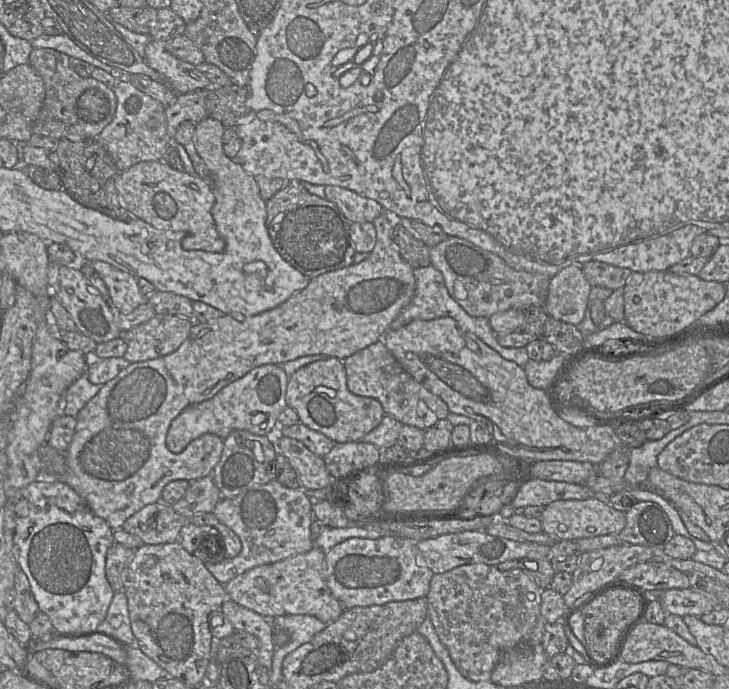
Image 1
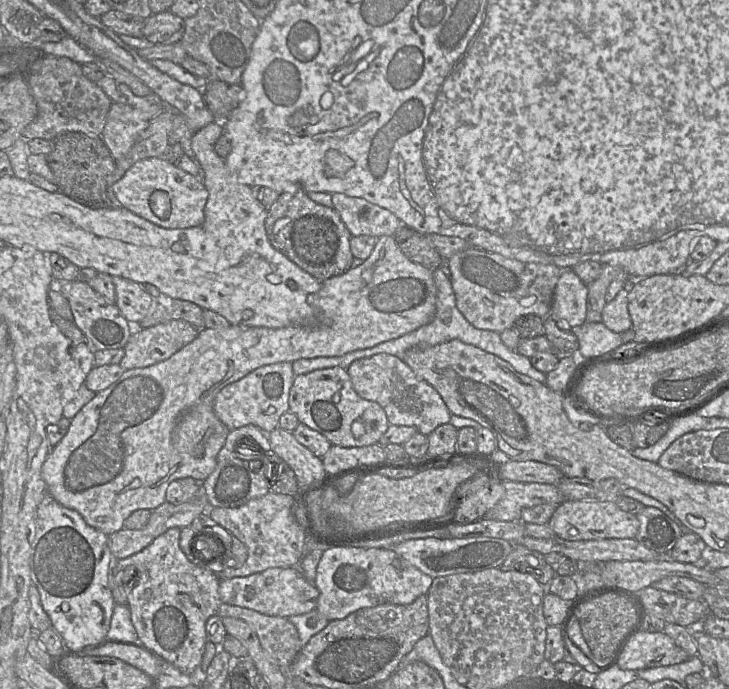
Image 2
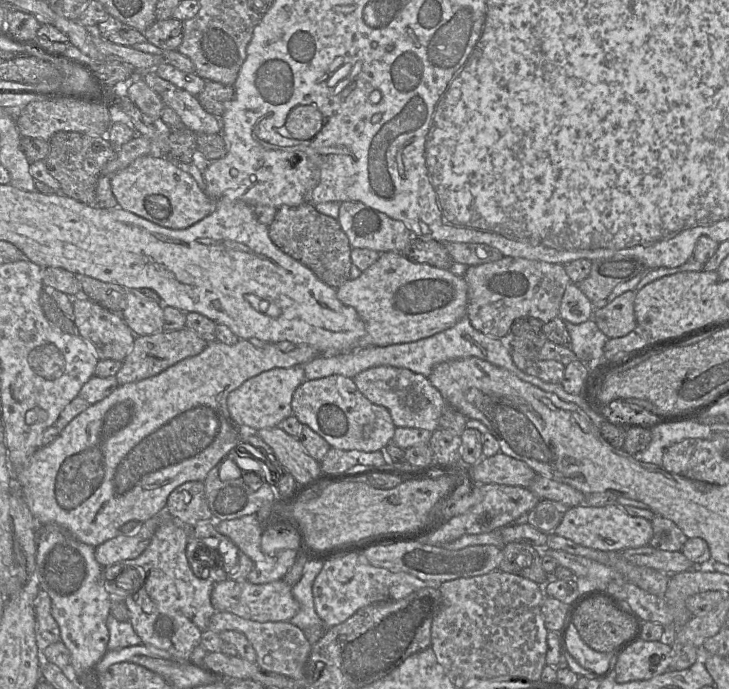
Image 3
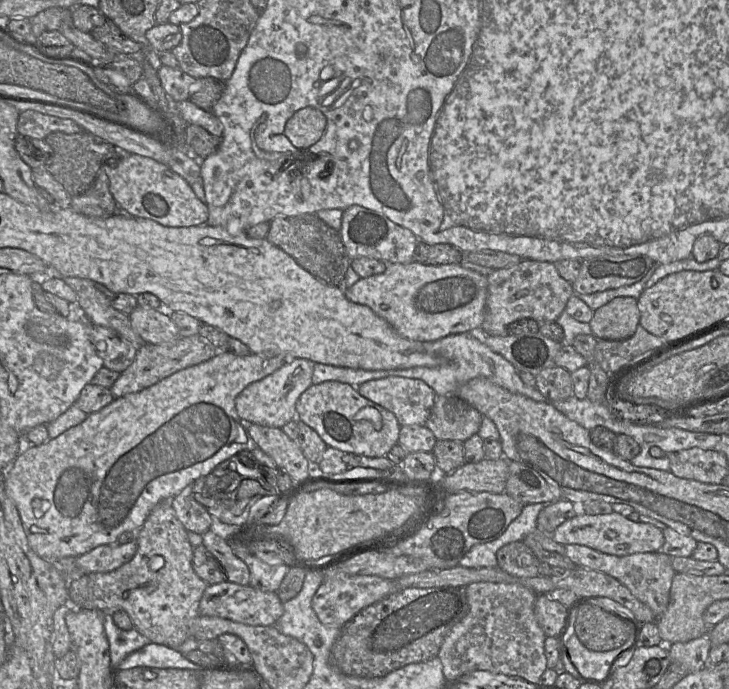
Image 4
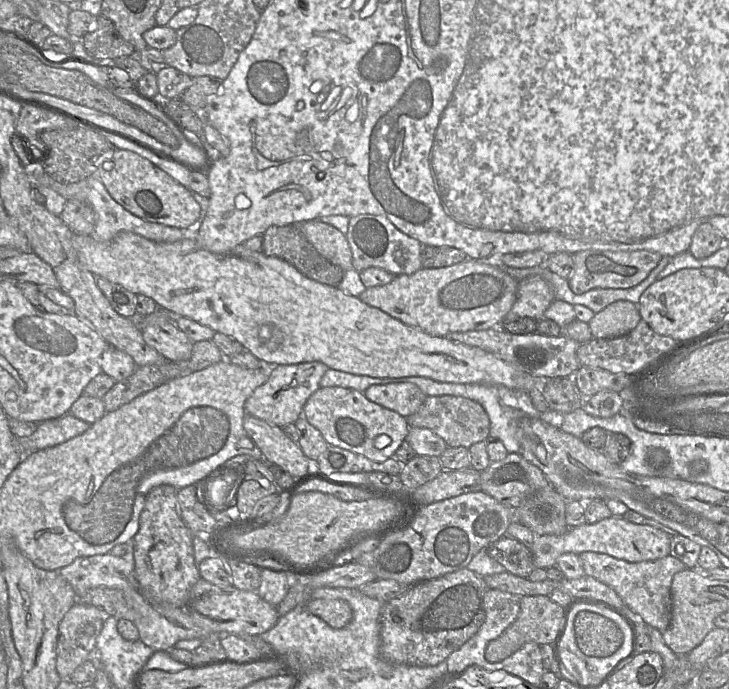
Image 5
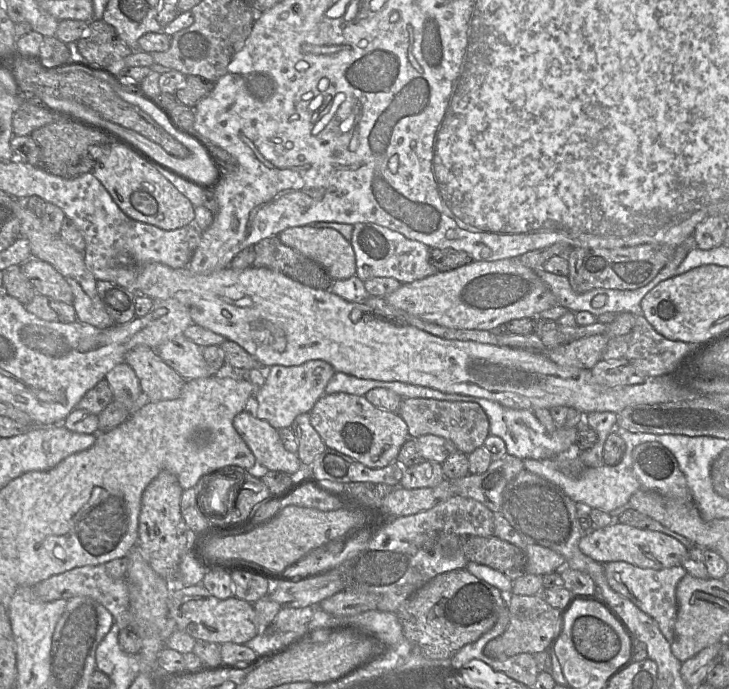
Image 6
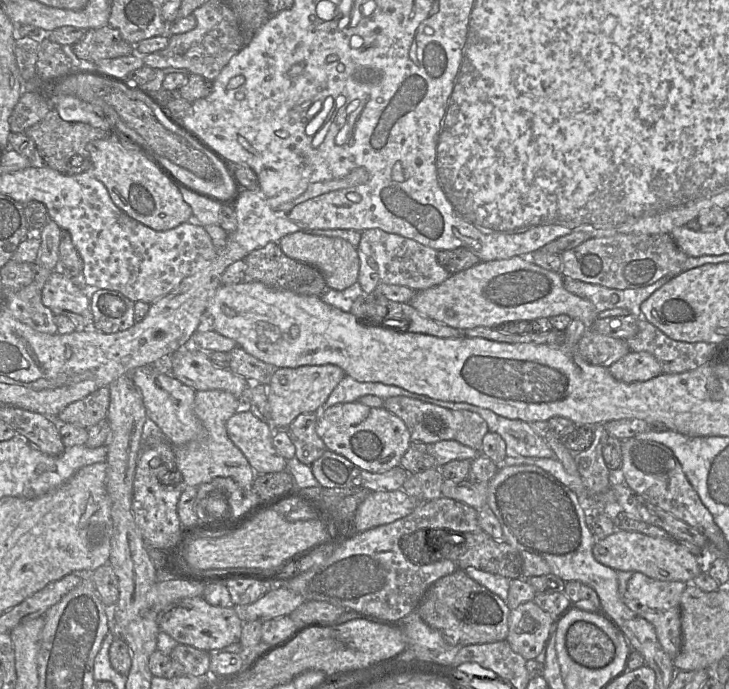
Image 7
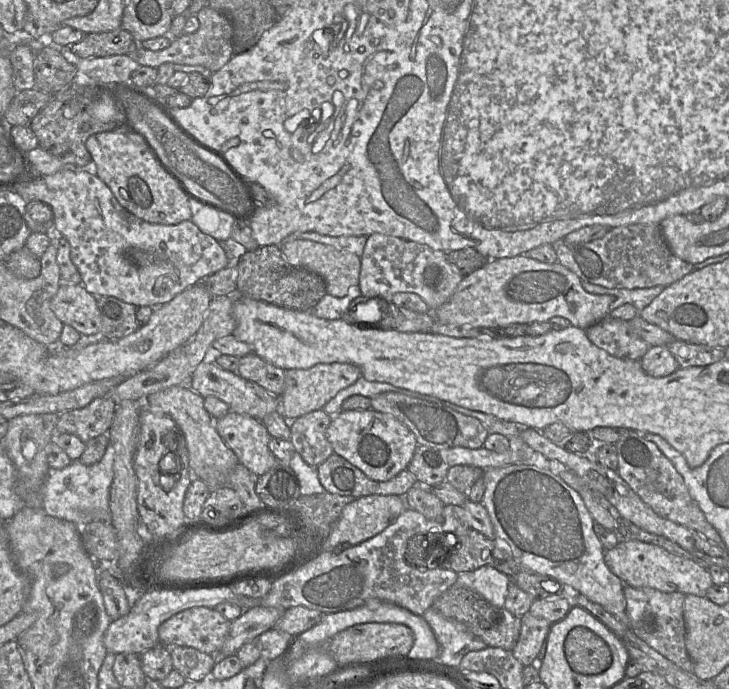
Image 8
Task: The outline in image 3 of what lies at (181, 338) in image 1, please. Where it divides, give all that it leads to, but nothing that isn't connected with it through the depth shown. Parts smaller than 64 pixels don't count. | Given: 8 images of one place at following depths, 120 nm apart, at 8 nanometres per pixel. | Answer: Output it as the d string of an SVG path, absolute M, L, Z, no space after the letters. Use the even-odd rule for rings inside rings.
M187 327L175 331L163 330L151 335L136 336L133 348L116 374L118 383L124 385L155 376L185 358L198 355L207 344L206 340Z

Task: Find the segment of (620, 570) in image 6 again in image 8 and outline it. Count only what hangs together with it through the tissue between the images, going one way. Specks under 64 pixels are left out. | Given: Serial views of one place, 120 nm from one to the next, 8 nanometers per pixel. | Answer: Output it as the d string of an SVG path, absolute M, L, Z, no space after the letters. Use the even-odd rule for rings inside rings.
M624 585L624 597L630 627L635 635L684 671L693 673L693 662L688 655L685 643L686 595L680 592L664 593L648 587L634 588Z

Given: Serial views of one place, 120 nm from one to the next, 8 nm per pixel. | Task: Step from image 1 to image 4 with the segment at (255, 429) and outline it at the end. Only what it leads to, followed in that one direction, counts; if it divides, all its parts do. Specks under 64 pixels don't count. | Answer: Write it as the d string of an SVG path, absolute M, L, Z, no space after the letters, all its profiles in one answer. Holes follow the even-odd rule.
M304 358L287 359L283 366L265 378L249 384L235 399L239 417L261 426L282 428L296 419L296 402L312 384L314 362Z

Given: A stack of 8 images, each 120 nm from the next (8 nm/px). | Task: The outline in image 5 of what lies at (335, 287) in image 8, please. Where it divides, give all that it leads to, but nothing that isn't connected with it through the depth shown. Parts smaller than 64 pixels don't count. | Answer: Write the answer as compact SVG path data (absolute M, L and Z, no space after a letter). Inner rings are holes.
M320 220L306 221L298 226L322 256L344 270L354 269L351 248L340 230Z

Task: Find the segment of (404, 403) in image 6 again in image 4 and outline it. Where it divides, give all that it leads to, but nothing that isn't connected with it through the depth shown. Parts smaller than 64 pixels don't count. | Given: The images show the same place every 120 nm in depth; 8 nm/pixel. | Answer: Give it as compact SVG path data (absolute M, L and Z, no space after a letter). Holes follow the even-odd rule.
M435 394L431 414L425 426L437 440L465 442L478 434L483 415L456 395Z

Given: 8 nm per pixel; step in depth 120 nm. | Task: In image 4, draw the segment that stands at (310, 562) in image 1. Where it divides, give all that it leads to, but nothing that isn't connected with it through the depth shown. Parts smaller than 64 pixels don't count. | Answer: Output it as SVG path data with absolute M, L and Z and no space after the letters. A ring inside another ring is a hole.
M226 580L207 585L199 603L199 612L201 616L216 616L252 626L273 626L282 616L284 606L276 592Z

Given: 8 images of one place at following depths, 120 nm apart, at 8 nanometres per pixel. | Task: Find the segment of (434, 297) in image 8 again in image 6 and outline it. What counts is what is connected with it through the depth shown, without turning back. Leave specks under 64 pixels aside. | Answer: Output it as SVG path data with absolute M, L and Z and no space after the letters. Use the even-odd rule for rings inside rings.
M375 223L353 224L351 245L356 257L356 275L363 281L375 277L391 277L402 284L423 279L436 272L430 261L430 248L385 226Z

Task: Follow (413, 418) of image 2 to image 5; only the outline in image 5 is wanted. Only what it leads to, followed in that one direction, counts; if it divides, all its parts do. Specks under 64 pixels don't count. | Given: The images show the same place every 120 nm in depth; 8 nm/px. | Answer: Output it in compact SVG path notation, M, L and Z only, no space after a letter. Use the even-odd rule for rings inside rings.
M389 383L371 385L364 392L365 397L403 417L416 413L427 396L413 383Z

